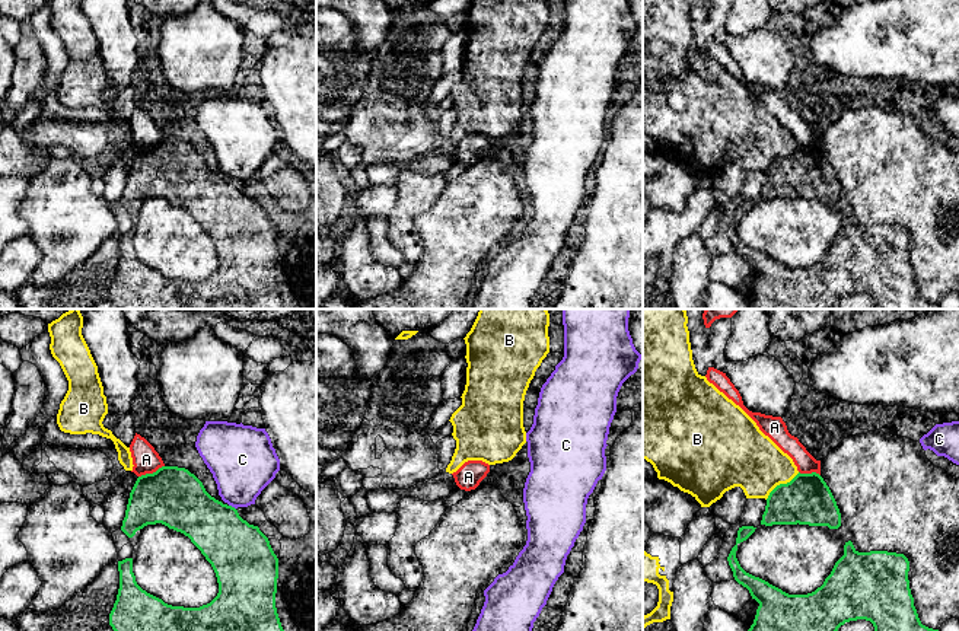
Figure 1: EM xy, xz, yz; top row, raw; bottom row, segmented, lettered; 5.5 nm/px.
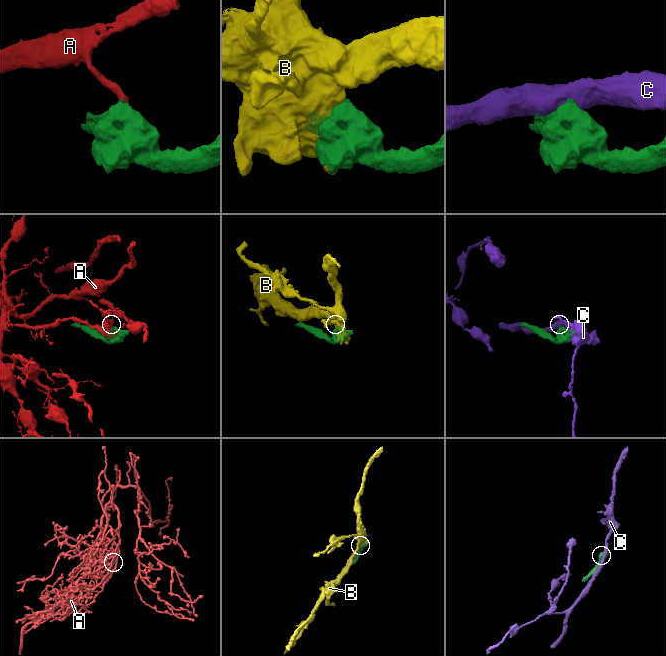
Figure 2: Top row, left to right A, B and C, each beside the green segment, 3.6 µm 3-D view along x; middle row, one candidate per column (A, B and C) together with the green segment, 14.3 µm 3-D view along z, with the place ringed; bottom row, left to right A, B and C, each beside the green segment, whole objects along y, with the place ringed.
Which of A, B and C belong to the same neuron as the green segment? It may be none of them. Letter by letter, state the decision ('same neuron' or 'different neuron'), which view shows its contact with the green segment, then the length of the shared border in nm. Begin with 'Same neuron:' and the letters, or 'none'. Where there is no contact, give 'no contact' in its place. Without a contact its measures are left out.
Same neuron: none
A: different neuron; meets green in xy; contact 160 nm long
B: different neuron; meets green in yz; contact 240 nm long
C: different neuron; meets green in xy; contact 50 nm long

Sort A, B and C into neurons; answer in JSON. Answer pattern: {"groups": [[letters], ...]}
{"groups": [["A"], ["B"], ["C"]]}

